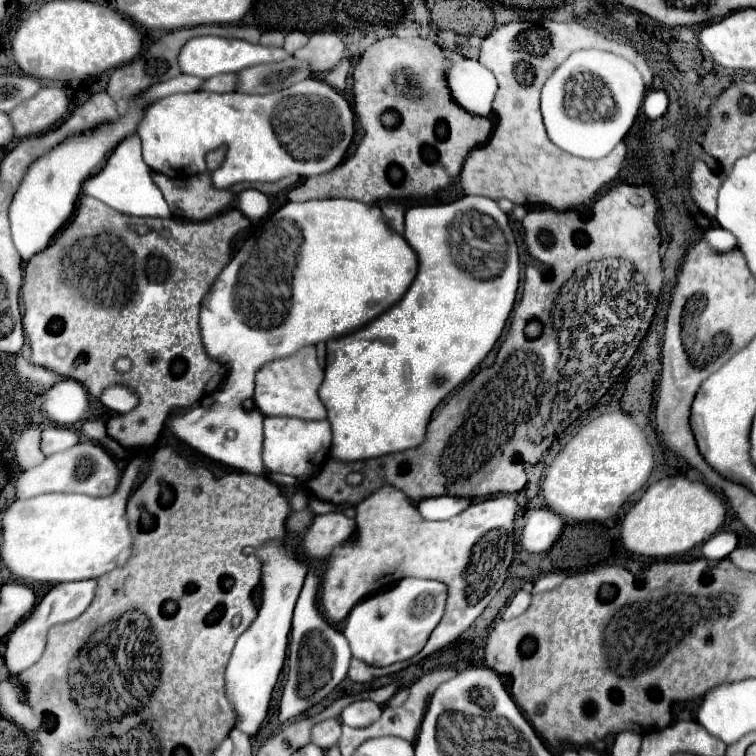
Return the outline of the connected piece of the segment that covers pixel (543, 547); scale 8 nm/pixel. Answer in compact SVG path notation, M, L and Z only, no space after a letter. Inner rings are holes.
M534 509L530 519L522 531L522 547L530 553L542 553L552 547L552 543L560 537L564 529L564 521L552 509Z

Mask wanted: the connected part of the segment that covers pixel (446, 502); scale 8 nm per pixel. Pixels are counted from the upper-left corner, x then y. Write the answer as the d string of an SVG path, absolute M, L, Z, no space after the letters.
M440 495L440 497L428 497L424 501L418 501L418 511L428 520L450 519L450 517L462 513L470 503L472 503L472 499Z

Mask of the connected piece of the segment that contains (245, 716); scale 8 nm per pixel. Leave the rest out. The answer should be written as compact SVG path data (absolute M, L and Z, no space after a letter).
M266 543L262 549L256 551L256 555L264 563L262 605L260 605L256 621L236 641L236 647L232 651L232 657L226 665L226 675L224 675L226 699L236 711L236 729L240 729L246 735L256 735L264 717L268 715L272 689L278 681L278 675L286 659L294 603L300 595L304 577L308 573L308 565L300 561L300 557L292 549L286 549L284 543Z

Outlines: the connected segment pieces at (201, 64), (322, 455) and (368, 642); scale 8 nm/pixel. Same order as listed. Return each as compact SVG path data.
M196 37L190 39L182 51L180 51L180 69L188 75L196 75L202 79L220 75L220 73L238 73L246 67L252 65L260 65L260 63L274 63L280 59L290 57L290 53L286 53L284 49L278 47L264 47L260 43L248 43L248 41L240 41L240 39L224 39L224 37Z
M266 417L264 419L263 453L264 465L268 471L292 475L292 477L310 477L320 471L324 459L328 457L332 441L330 423L324 421L302 421L288 417Z
M404 578L398 587L384 595L374 595L360 601L344 625L344 637L350 643L352 655L374 667L388 667L396 661L406 661L422 651L430 633L444 615L448 587L436 580Z

